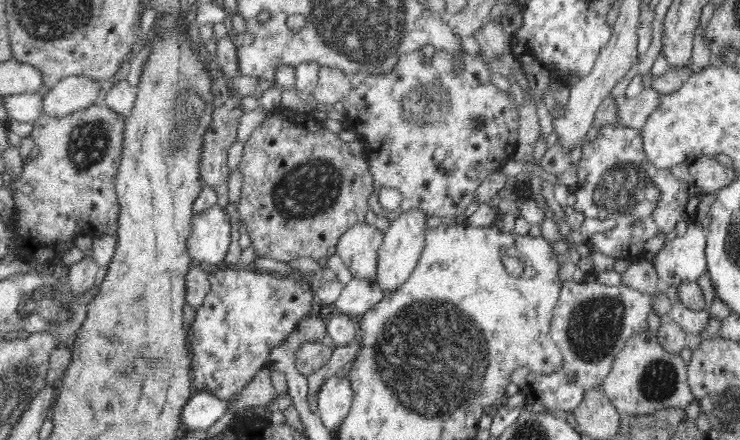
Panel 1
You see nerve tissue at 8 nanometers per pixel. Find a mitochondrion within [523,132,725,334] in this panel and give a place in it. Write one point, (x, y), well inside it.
(630, 185)

